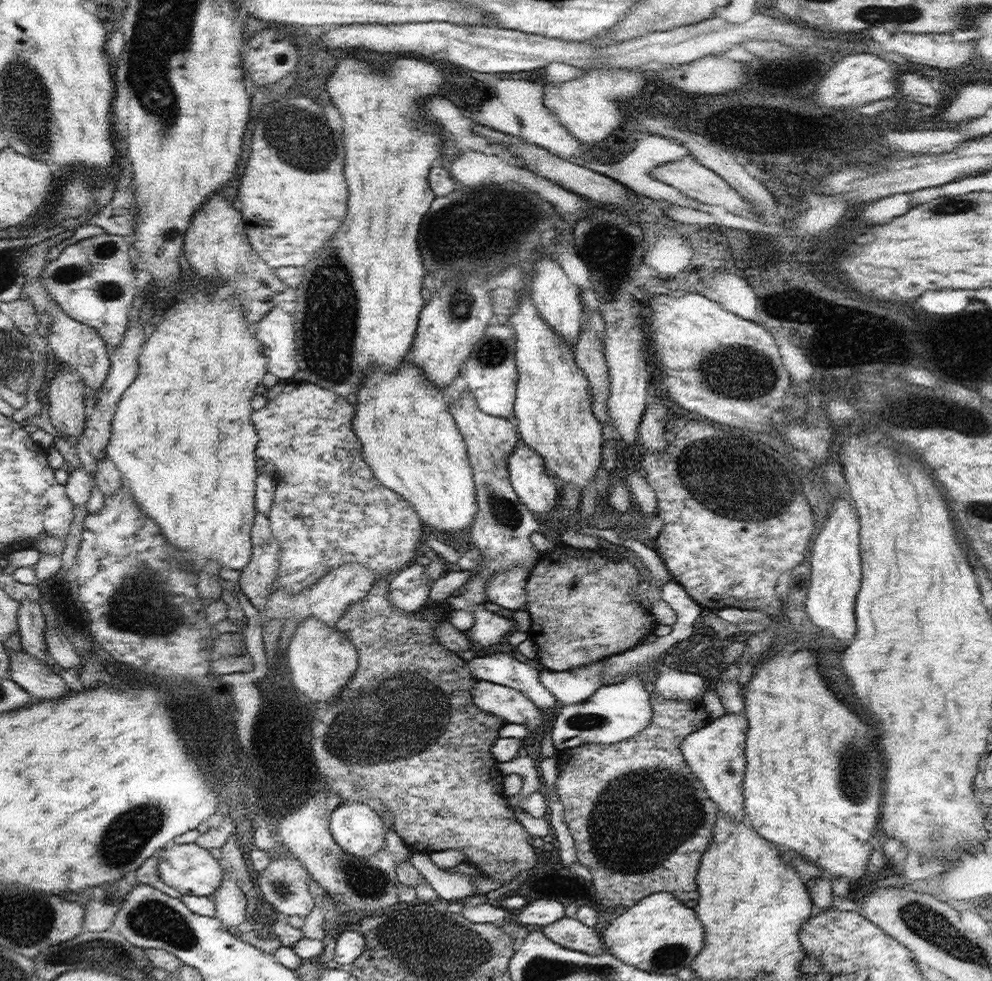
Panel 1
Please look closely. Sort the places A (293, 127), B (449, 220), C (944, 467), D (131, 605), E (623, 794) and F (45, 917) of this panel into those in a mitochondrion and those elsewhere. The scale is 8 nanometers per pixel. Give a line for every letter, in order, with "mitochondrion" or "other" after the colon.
A: mitochondrion
B: mitochondrion
C: other
D: mitochondrion
E: mitochondrion
F: other

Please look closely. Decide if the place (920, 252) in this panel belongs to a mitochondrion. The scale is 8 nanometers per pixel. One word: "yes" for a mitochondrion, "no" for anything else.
no

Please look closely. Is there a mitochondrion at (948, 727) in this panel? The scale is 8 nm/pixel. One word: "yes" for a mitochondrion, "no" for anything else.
no

